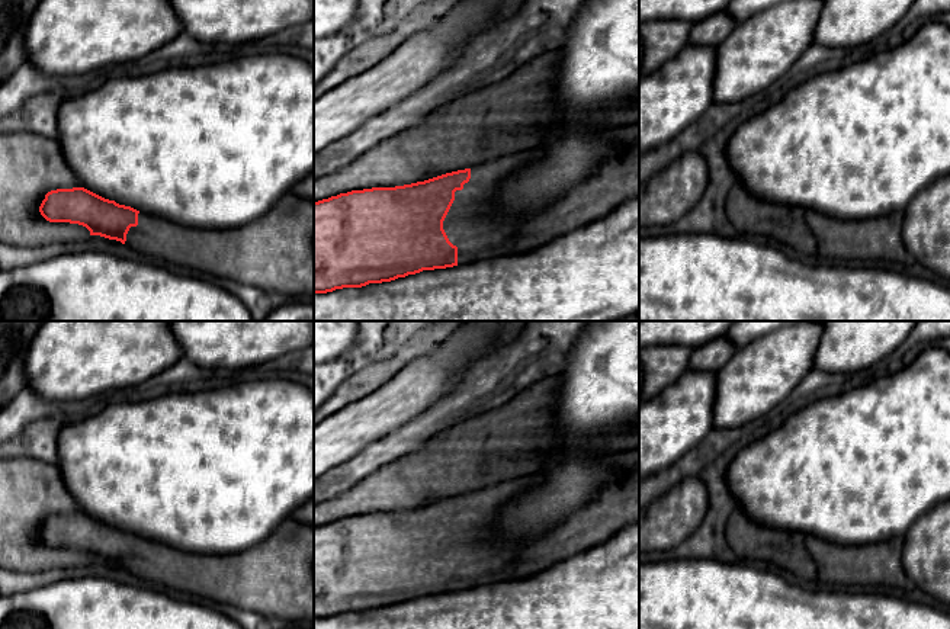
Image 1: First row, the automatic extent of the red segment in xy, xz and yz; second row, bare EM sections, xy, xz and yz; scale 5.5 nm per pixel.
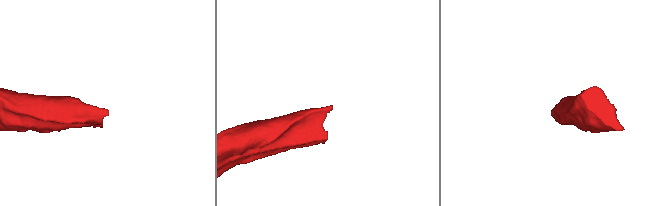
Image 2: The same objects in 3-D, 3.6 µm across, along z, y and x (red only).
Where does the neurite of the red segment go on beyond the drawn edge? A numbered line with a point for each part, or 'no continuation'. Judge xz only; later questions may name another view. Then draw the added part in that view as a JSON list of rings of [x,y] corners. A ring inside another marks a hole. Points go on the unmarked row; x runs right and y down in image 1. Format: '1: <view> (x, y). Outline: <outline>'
1: xz (475, 549). Outline: [[[639,452],[609,458],[607,463],[622,474],[591,503],[532,542],[501,536],[495,520],[508,501],[539,485],[543,476],[521,476],[471,492],[469,507],[455,517],[443,546],[449,567],[458,572],[458,590],[532,577],[639,522]]]

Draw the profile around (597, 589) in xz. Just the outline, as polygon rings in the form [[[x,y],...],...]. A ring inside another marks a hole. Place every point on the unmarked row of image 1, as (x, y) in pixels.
[[[639,522],[523,580],[314,619],[314,629],[639,629]]]

